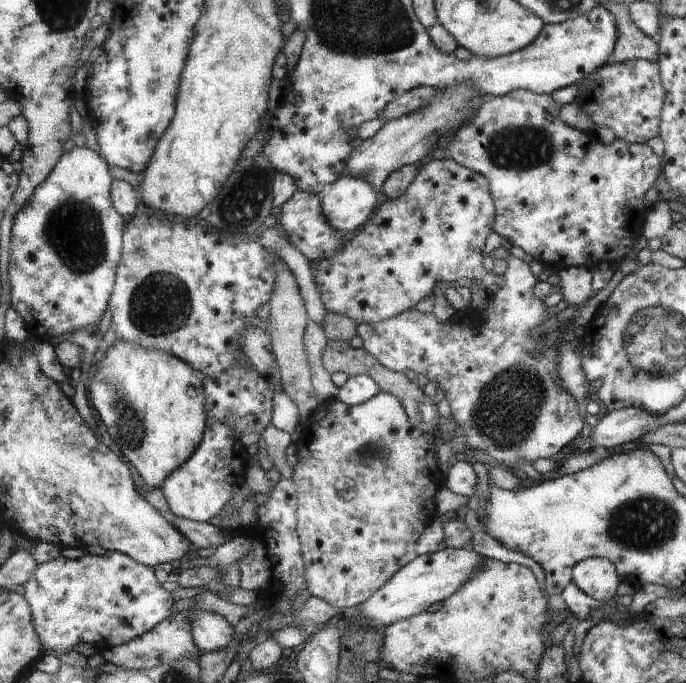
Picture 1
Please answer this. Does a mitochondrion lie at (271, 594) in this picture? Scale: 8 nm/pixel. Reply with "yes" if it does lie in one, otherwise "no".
no

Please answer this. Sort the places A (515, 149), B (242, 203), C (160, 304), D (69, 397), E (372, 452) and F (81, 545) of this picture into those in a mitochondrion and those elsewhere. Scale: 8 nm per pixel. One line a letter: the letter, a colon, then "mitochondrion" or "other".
A: mitochondrion
B: mitochondrion
C: mitochondrion
D: other
E: mitochondrion
F: other

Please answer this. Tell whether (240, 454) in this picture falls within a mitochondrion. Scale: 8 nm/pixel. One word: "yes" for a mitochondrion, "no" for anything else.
no

